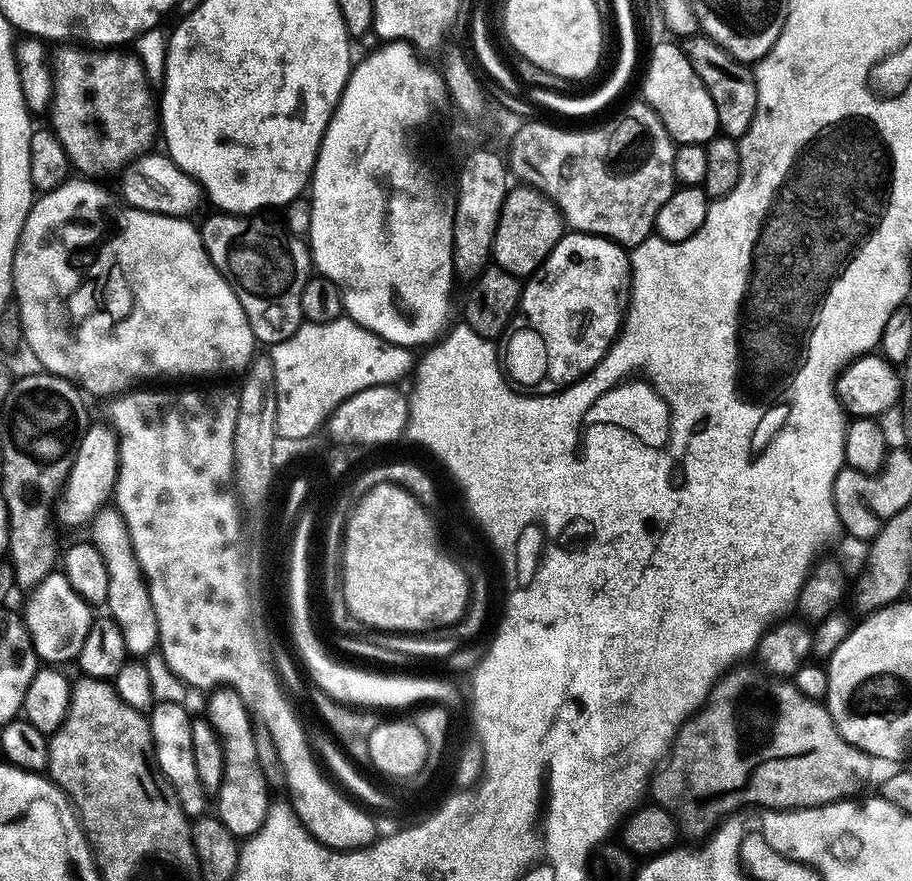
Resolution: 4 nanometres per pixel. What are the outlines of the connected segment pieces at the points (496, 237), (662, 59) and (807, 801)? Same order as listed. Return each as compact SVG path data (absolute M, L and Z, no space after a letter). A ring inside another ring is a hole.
M531 186L509 187L508 196L501 206L497 218L496 232L493 235L491 259L495 267L517 278L527 278L540 268L540 264L554 250L566 231L564 217L559 208Z
M672 43L654 45L648 56L648 69L644 72L643 103L656 111L662 126L677 145L708 144L720 132L714 98L710 98L706 86L702 86L702 78L694 74L694 66L690 66L679 43Z
M732 666L728 668L716 681L716 685L708 691L708 699L680 725L680 730L676 733L676 739L670 745L670 756L673 756L673 760L664 769L661 767L651 777L650 792L652 788L652 796L656 799L653 801L659 807L672 813L681 825L689 824L692 828L700 828L703 824L708 824L707 826L715 825L725 814L731 813L741 806L759 806L764 810L817 808L819 804L833 804L835 800L846 800L863 793L860 791L863 790L864 783L867 782L868 775L872 772L873 757L868 756L862 750L858 750L850 742L846 742L840 737L840 732L836 728L835 722L832 721L832 716L827 707L819 700L806 698L806 694L799 692L795 683L789 682L787 679L773 676L759 667L756 667L757 669L740 667Z

